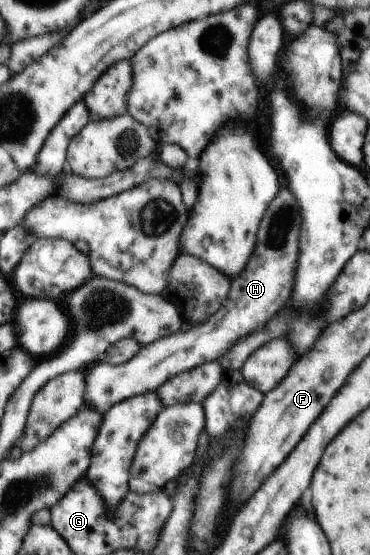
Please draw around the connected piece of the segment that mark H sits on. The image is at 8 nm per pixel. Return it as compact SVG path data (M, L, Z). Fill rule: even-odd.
M282 180L282 190L270 202L262 224L258 228L258 242L248 266L232 280L232 288L224 308L214 314L208 322L194 326L190 332L180 332L164 340L141 346L139 353L128 362L111 365L96 362L86 370L85 404L102 416L112 406L148 392L154 392L163 382L181 372L192 370L196 366L206 364L210 360L220 358L234 342L242 336L266 326L266 322L288 304L294 278L296 278L296 258L298 258L298 238L300 238L300 210L294 194L286 190ZM288 236L288 238L286 238Z

